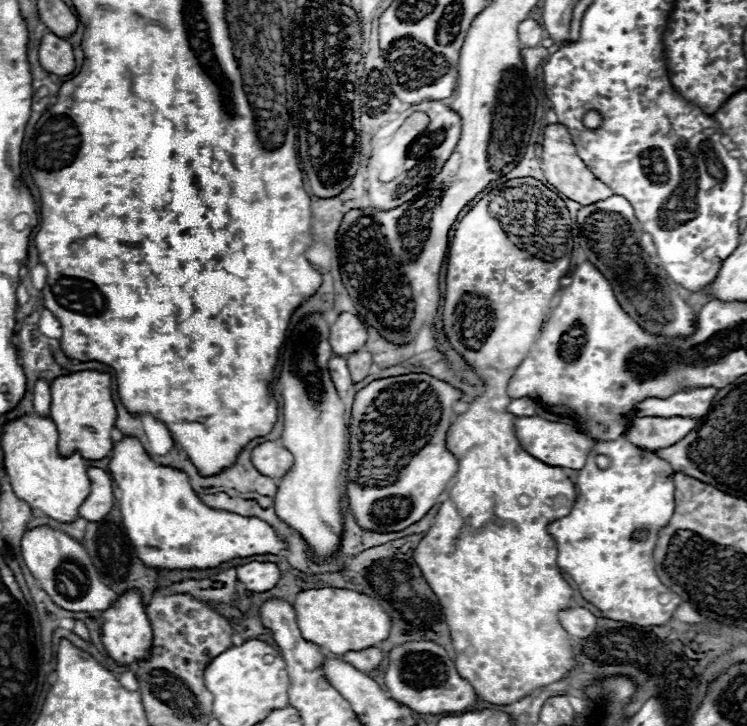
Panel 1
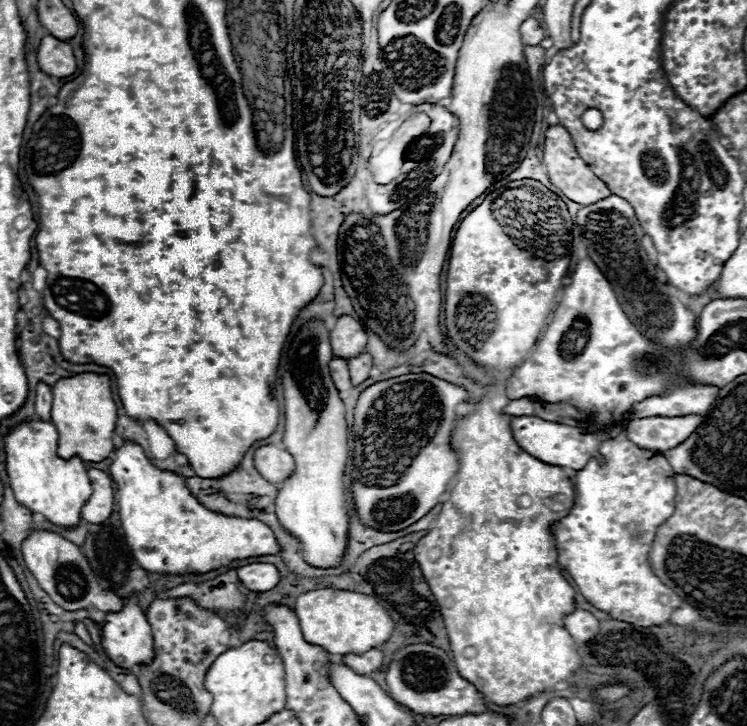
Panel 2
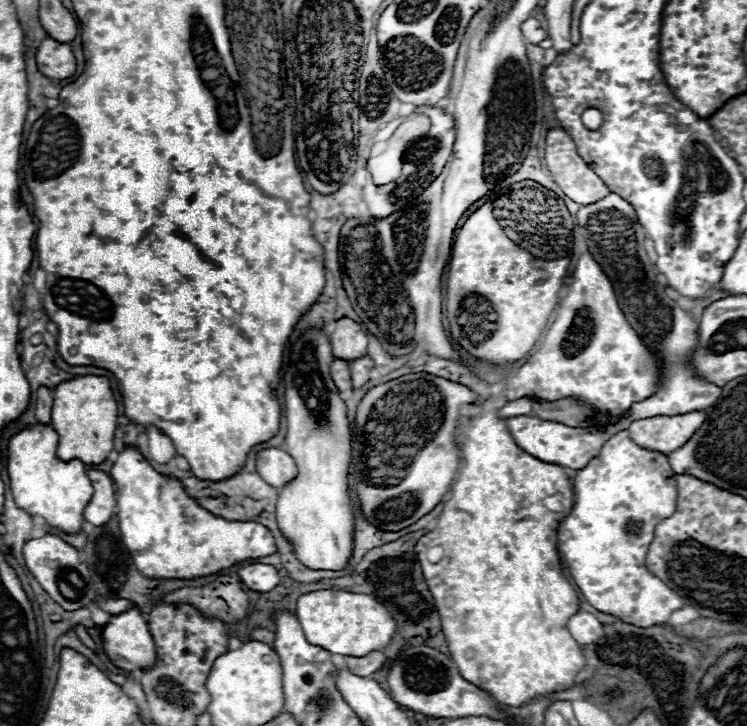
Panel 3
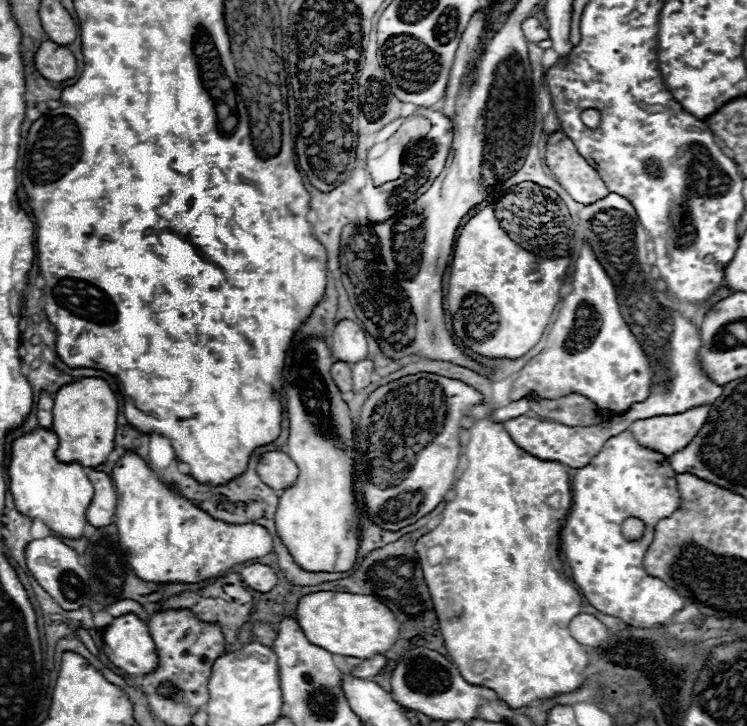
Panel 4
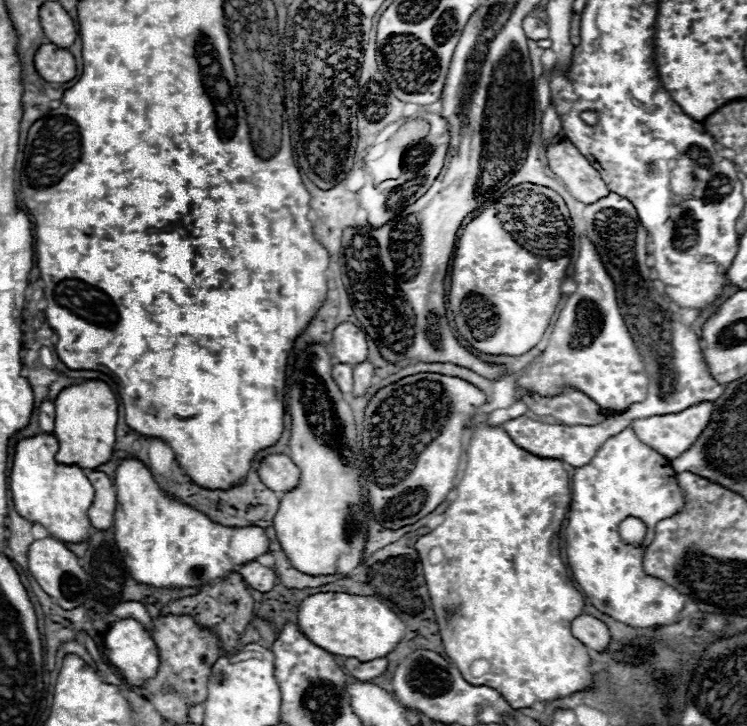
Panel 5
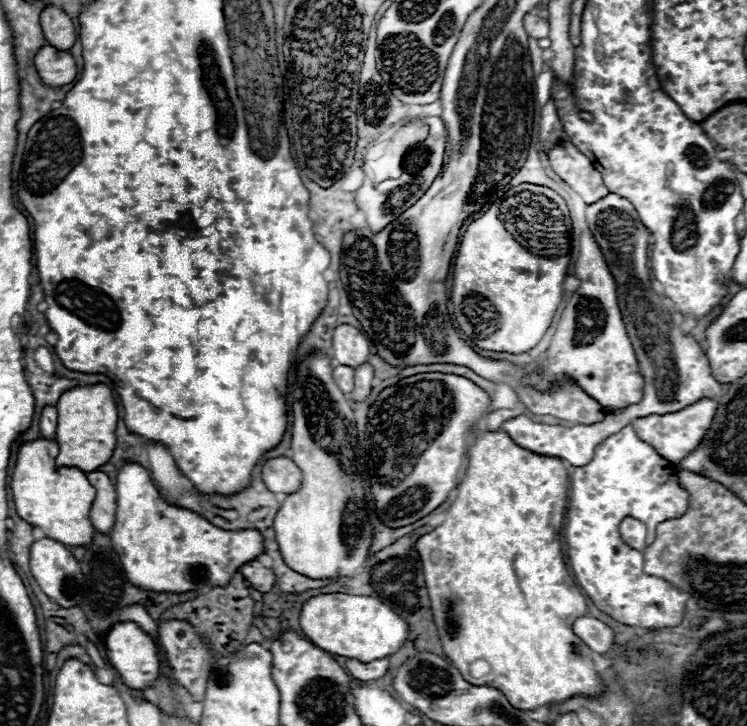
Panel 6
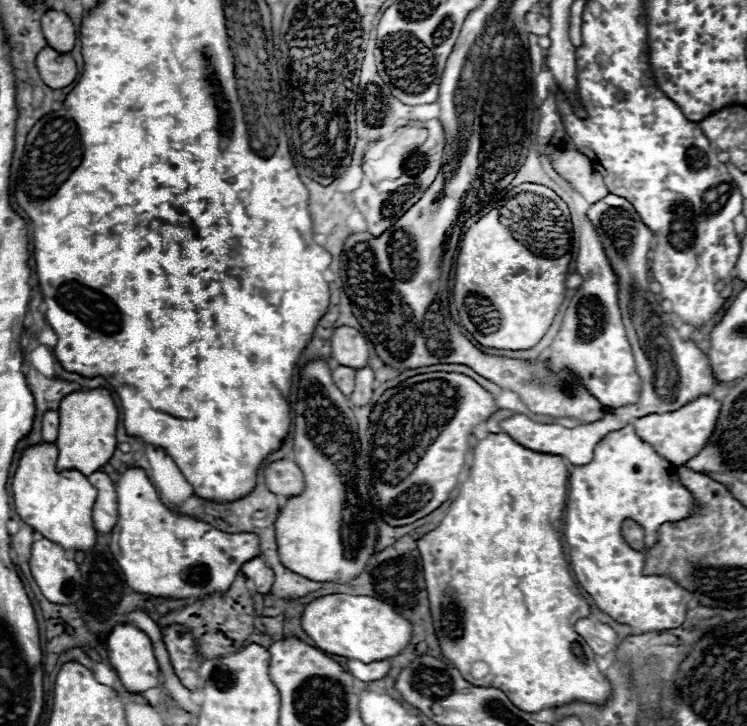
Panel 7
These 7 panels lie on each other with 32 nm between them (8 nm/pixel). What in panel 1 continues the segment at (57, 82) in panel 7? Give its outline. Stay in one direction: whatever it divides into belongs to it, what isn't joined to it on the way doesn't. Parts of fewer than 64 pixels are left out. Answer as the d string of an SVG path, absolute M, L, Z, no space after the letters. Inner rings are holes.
M48 32L42 38L40 48L38 48L38 60L46 72L56 74L56 76L68 76L76 68L70 42L54 36L52 32Z

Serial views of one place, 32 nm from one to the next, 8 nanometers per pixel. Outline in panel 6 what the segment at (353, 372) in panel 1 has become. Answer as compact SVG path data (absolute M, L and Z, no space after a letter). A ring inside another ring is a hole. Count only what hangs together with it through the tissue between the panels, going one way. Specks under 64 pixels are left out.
M362 364L354 370L354 392L350 394L350 398L354 402L364 402L370 396L372 390L372 380L374 380L374 370L370 364Z

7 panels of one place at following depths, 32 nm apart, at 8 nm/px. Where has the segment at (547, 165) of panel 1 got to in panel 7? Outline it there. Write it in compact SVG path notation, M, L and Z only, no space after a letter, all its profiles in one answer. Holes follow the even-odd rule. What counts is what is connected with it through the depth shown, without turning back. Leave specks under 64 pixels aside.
M566 144L564 148L558 148L552 154L552 166L564 180L572 184L572 188L588 204L596 204L608 194L608 188L604 186L600 172L596 172L592 168L592 162L578 150L574 150L570 144Z

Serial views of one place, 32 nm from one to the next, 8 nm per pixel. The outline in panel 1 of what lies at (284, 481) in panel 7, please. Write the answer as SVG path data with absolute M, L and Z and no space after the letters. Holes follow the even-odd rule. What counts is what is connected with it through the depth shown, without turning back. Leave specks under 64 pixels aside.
M264 442L252 450L252 464L262 476L268 476L276 482L286 476L286 472L292 468L292 462L292 454L276 442Z

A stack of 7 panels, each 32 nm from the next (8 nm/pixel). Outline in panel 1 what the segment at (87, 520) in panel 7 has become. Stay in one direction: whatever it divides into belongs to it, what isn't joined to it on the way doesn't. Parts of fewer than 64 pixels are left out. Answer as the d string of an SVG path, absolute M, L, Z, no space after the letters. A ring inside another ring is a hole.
M32 414L8 422L2 432L2 450L6 474L10 478L14 494L20 500L24 500L34 512L40 510L42 514L58 522L74 522L78 518L78 510L90 494L86 460L78 452L68 458L62 458L58 454L58 432L56 424L50 418Z

